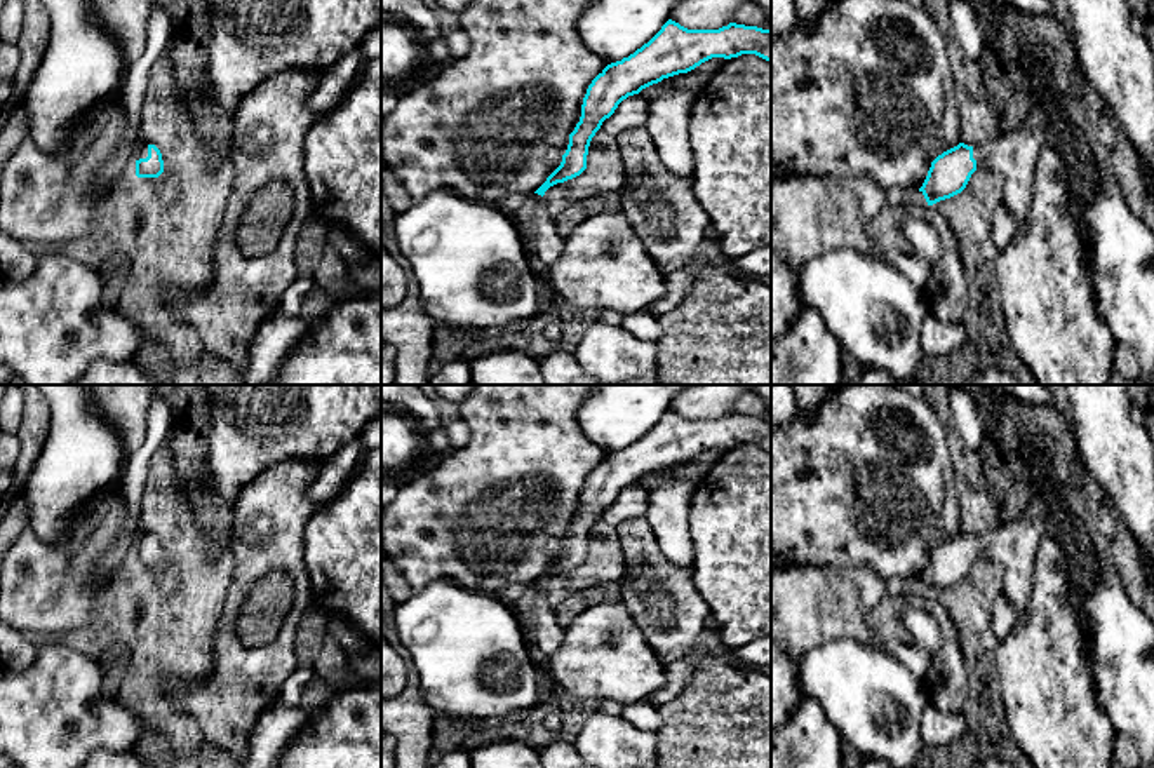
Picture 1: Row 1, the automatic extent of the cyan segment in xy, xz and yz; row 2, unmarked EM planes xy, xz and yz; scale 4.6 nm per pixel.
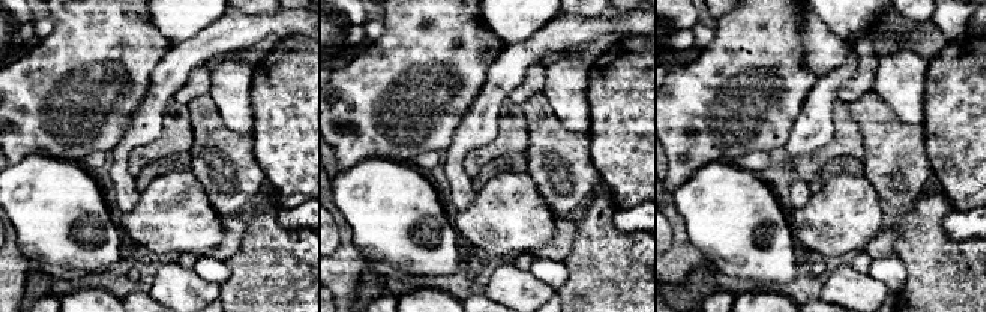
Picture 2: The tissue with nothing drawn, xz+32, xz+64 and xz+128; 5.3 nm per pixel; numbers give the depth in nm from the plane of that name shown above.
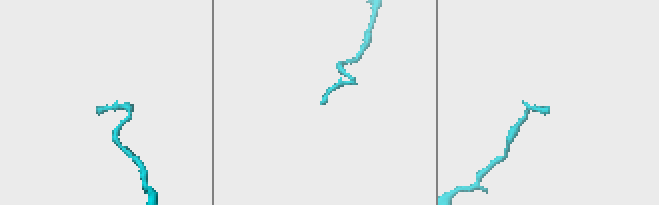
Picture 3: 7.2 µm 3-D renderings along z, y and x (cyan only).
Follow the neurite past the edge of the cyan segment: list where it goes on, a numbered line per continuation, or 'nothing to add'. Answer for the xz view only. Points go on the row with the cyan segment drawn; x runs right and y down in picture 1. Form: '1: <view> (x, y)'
1: xz (547, 244)

